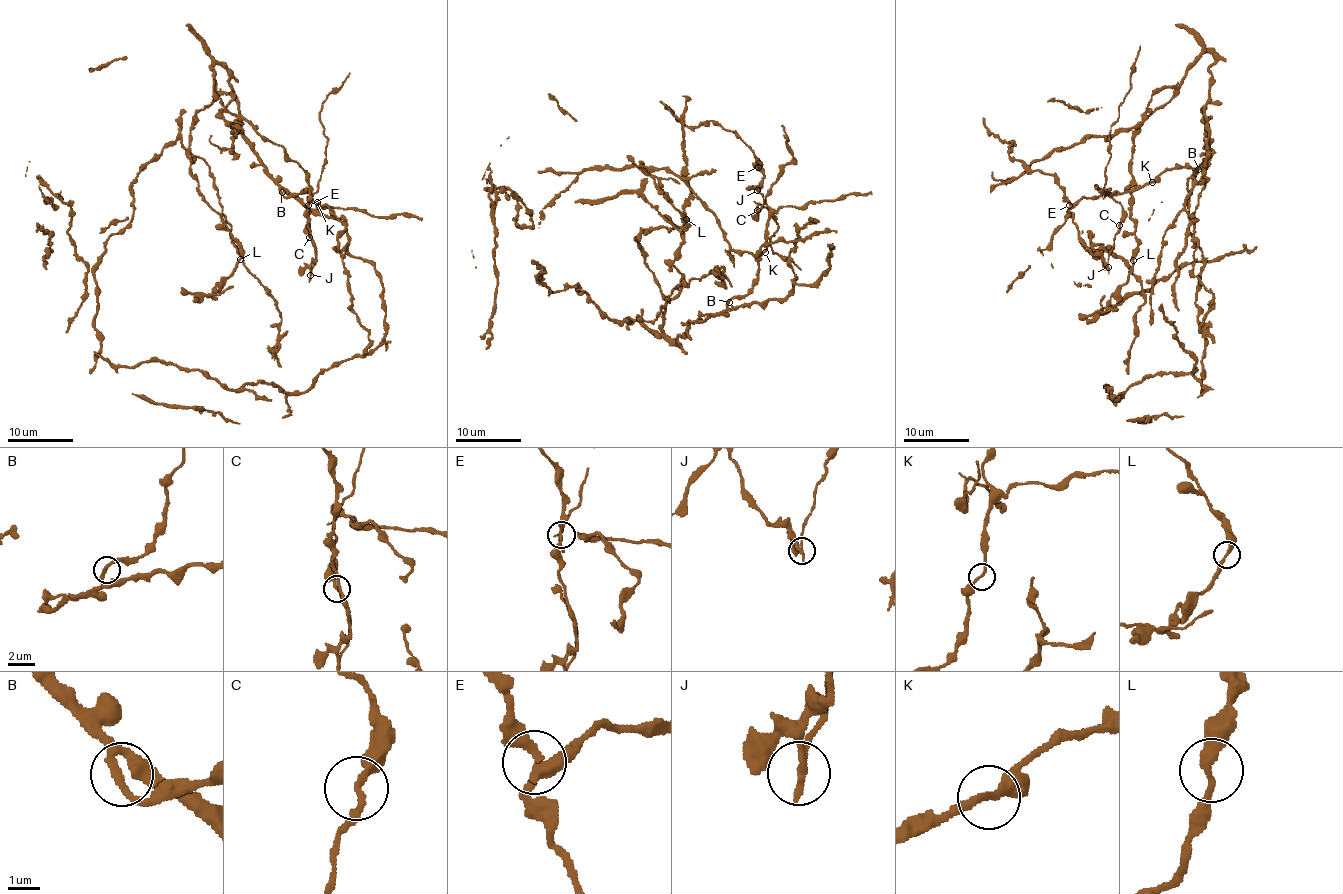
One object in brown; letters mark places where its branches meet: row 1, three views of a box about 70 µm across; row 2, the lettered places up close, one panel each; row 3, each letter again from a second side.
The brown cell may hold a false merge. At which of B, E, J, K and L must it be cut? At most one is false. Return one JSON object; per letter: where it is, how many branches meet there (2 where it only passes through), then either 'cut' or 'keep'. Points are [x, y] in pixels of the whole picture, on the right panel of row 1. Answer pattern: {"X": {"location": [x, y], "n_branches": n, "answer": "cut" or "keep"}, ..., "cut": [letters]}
{"B": {"location": [1198, 169], "n_branches": 2, "answer": "keep"}, "E": {"location": [1069, 205], "n_branches": 2, "answer": "keep"}, "J": {"location": [1108, 267], "n_branches": 2, "answer": "cut"}, "K": {"location": [1152, 182], "n_branches": 2, "answer": "keep"}, "L": {"location": [1133, 260], "n_branches": 2, "answer": "keep"}, "cut": ["J"]}

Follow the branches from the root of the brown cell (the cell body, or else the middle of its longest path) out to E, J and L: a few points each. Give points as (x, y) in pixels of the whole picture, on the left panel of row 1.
E: (374, 341), (351, 303), (343, 221), (282, 191), (309, 191), (321, 204), (309, 203), (311, 270), (308, 205)
J: (374, 341), (351, 303), (343, 221), (282, 191), (309, 191), (321, 204), (309, 203), (309, 276)
L: (374, 341), (351, 303), (347, 226), (267, 171), (217, 63), (216, 99), (191, 127), (191, 175), (240, 259)

